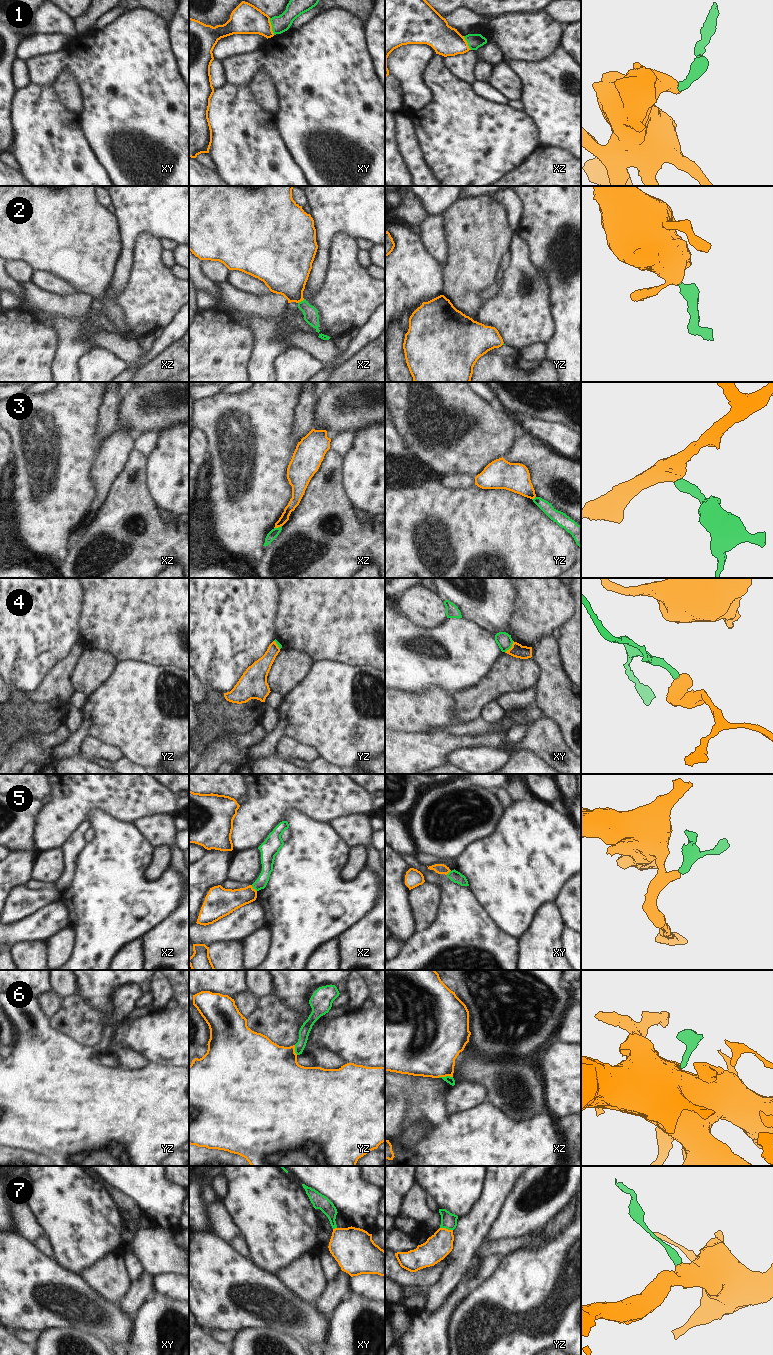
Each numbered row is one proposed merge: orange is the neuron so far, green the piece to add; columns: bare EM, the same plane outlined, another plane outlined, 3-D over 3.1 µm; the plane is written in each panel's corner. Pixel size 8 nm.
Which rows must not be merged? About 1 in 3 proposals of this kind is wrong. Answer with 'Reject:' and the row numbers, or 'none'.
Reject: 1, 3, 4, 5, 7

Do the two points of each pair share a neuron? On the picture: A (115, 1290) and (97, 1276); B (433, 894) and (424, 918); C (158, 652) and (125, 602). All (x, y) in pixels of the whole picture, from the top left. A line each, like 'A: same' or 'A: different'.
A: same
B: same
C: same

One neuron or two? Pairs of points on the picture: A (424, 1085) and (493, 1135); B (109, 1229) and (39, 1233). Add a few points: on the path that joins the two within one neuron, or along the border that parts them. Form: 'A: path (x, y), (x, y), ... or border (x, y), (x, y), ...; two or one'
A: path (433, 1105), (463, 1135), (473, 1135); one
B: border (35, 1212), (40, 1224), (52, 1242), (55, 1255); two

